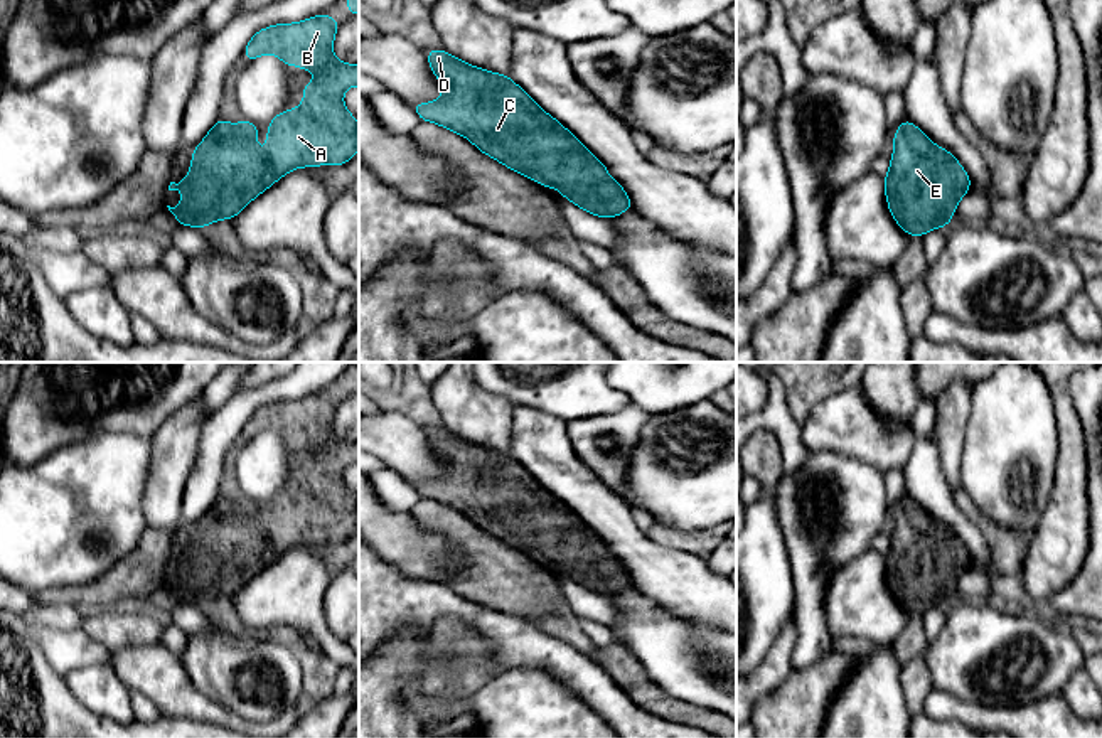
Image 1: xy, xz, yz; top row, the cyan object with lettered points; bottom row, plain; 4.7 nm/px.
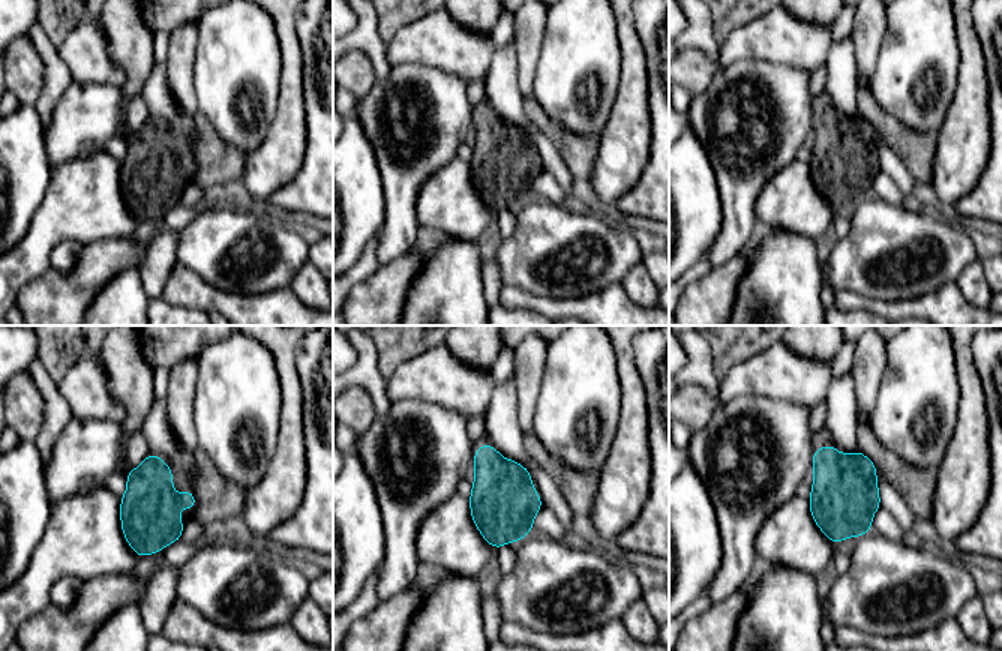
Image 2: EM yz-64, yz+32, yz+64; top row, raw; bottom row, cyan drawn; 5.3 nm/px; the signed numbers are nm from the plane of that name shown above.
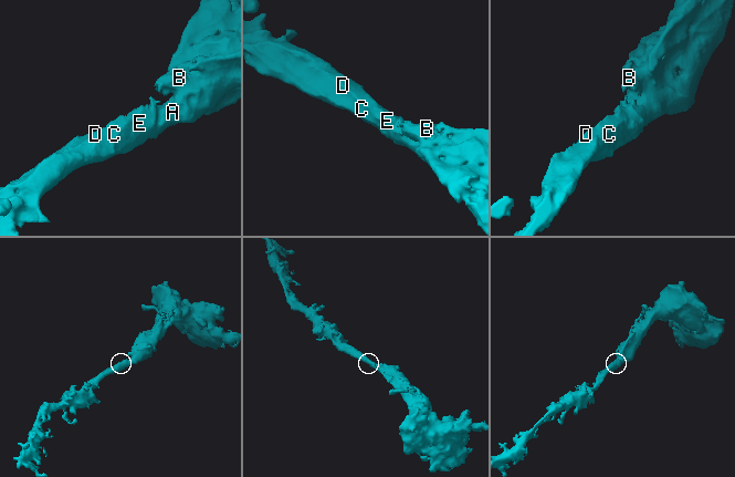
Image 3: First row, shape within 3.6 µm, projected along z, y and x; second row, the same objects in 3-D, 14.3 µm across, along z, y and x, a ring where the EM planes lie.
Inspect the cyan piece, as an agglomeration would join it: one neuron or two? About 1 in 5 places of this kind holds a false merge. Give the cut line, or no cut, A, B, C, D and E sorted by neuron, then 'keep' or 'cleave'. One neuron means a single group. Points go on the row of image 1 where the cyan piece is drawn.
no cut; A B C D E; keep

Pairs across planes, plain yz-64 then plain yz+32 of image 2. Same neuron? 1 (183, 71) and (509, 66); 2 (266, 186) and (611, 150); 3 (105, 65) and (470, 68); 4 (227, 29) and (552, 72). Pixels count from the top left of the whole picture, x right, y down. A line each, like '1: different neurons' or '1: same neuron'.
1: different neurons
2: same neuron
3: same neuron
4: same neuron

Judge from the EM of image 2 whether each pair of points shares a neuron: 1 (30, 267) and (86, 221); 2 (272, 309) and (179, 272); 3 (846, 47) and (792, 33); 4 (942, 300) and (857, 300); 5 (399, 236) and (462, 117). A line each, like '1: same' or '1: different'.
1: same
2: same
3: different
4: same
5: same

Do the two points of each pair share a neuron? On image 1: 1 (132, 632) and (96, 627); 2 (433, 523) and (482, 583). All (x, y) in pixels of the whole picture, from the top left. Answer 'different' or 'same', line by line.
1: same
2: same

